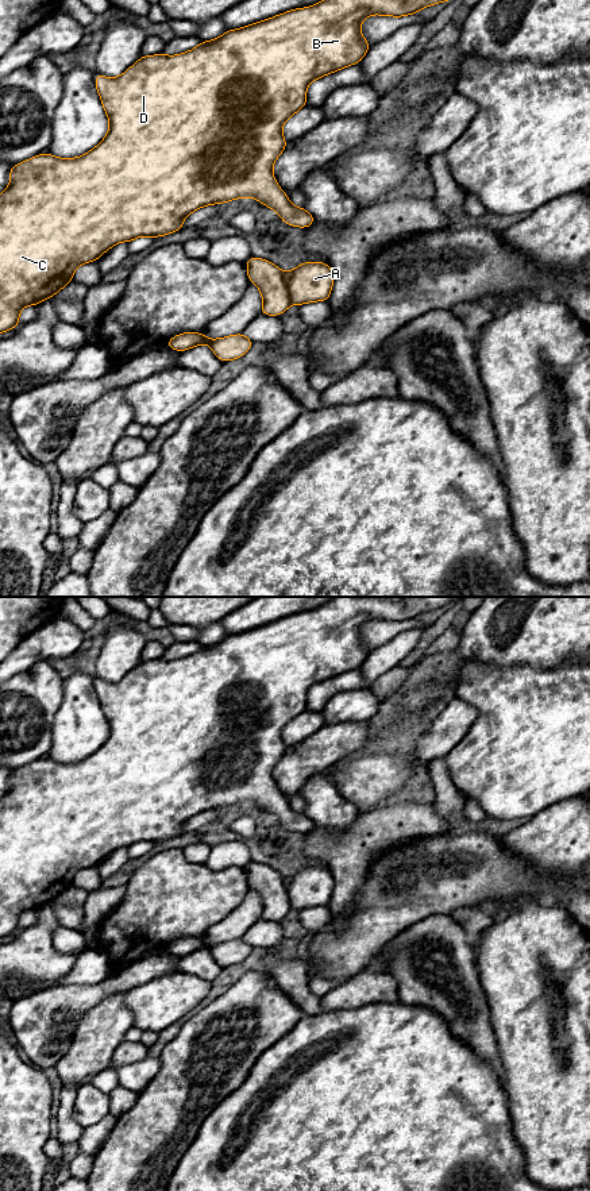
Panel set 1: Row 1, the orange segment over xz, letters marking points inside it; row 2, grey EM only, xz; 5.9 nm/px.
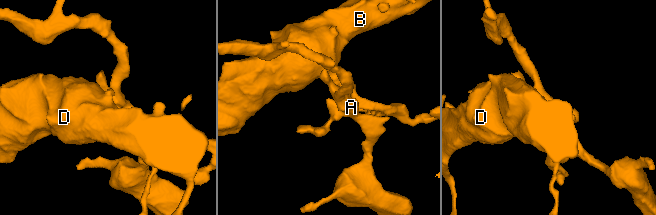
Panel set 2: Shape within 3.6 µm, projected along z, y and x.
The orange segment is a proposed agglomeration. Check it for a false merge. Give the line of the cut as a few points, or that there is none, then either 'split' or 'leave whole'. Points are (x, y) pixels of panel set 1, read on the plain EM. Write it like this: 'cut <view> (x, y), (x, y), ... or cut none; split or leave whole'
cut xz (285, 879), (285, 891), (290, 906); split

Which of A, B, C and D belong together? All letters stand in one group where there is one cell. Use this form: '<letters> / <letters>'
A / B C D

